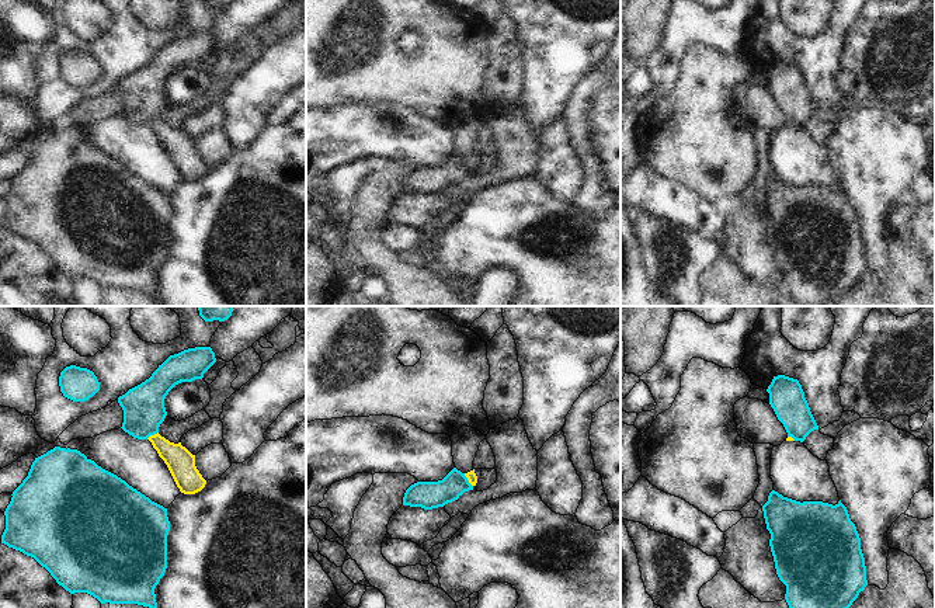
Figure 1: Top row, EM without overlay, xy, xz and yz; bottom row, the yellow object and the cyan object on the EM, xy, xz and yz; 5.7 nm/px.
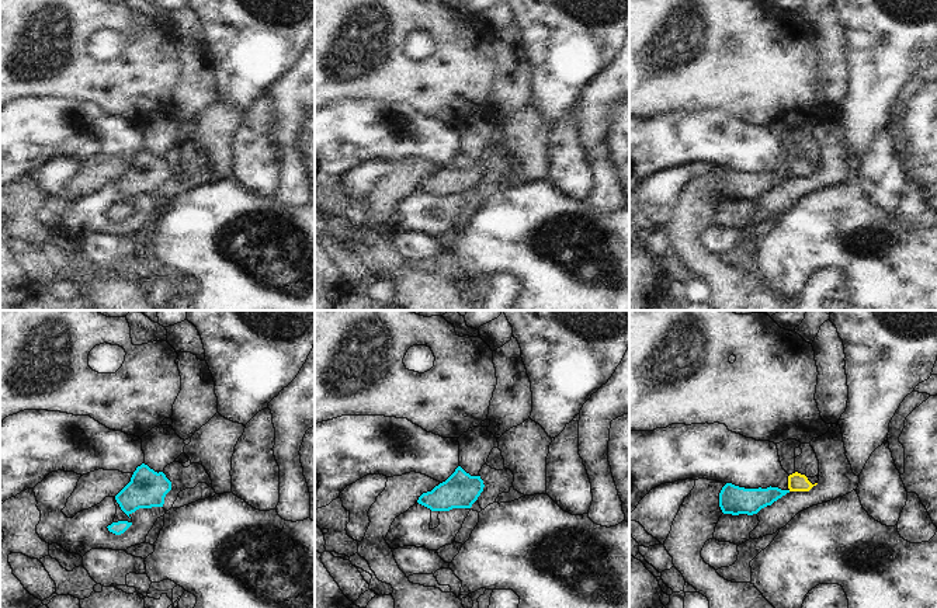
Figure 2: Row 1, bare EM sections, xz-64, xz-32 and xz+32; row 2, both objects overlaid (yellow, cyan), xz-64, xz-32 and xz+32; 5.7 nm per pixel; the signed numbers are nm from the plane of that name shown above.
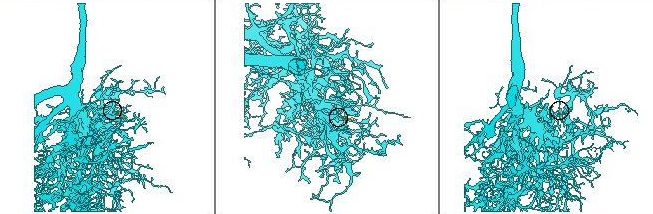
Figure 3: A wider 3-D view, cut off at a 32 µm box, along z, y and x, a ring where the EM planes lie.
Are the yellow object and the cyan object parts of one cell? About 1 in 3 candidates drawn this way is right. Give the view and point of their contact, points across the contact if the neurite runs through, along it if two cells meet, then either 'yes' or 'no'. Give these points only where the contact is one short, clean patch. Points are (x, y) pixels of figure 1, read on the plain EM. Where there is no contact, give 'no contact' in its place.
xz (468, 164) | along xz (463, 159), (472, 172) | no

